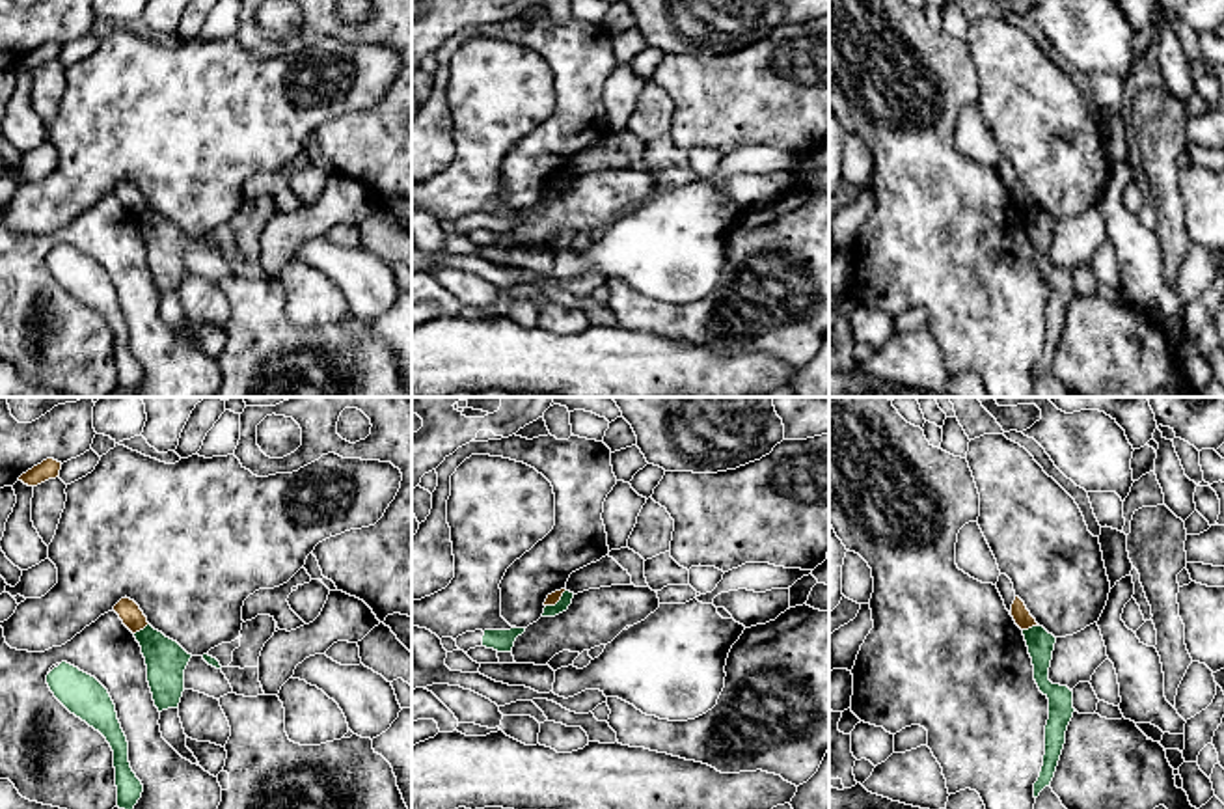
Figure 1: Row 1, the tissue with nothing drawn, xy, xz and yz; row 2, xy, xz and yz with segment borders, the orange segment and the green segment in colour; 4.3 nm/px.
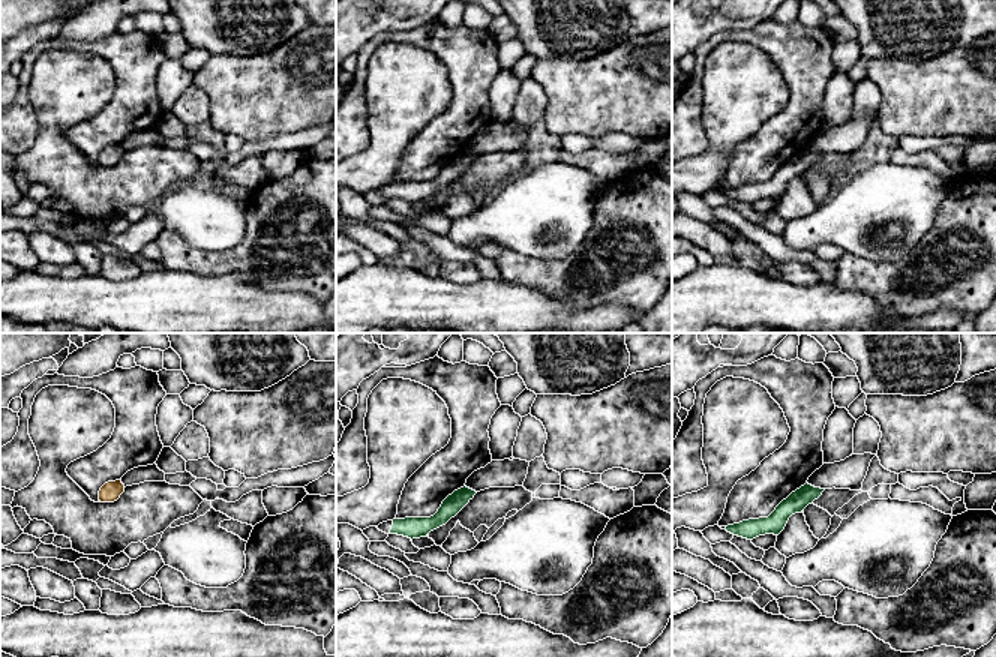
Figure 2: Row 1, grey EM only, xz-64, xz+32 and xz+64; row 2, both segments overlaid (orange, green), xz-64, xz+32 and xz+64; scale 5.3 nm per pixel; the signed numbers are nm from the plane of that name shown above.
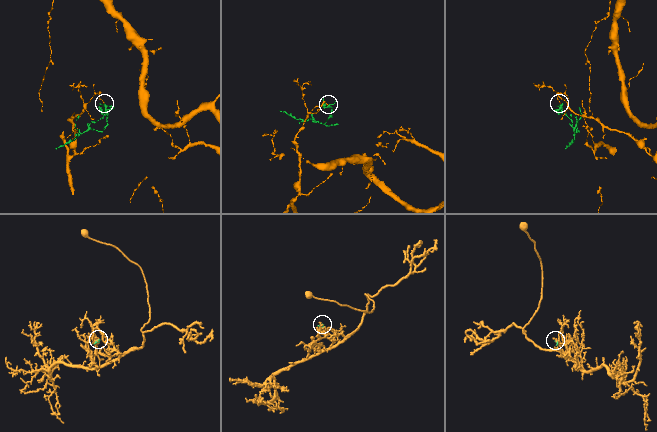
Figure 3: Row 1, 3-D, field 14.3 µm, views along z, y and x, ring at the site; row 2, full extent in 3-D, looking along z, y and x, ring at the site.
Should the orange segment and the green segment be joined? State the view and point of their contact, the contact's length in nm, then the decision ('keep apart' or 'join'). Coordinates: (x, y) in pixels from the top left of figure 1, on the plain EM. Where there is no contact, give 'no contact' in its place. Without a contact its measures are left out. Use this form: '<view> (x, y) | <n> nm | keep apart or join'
yz (1031, 209) | 80 nm | keep apart

